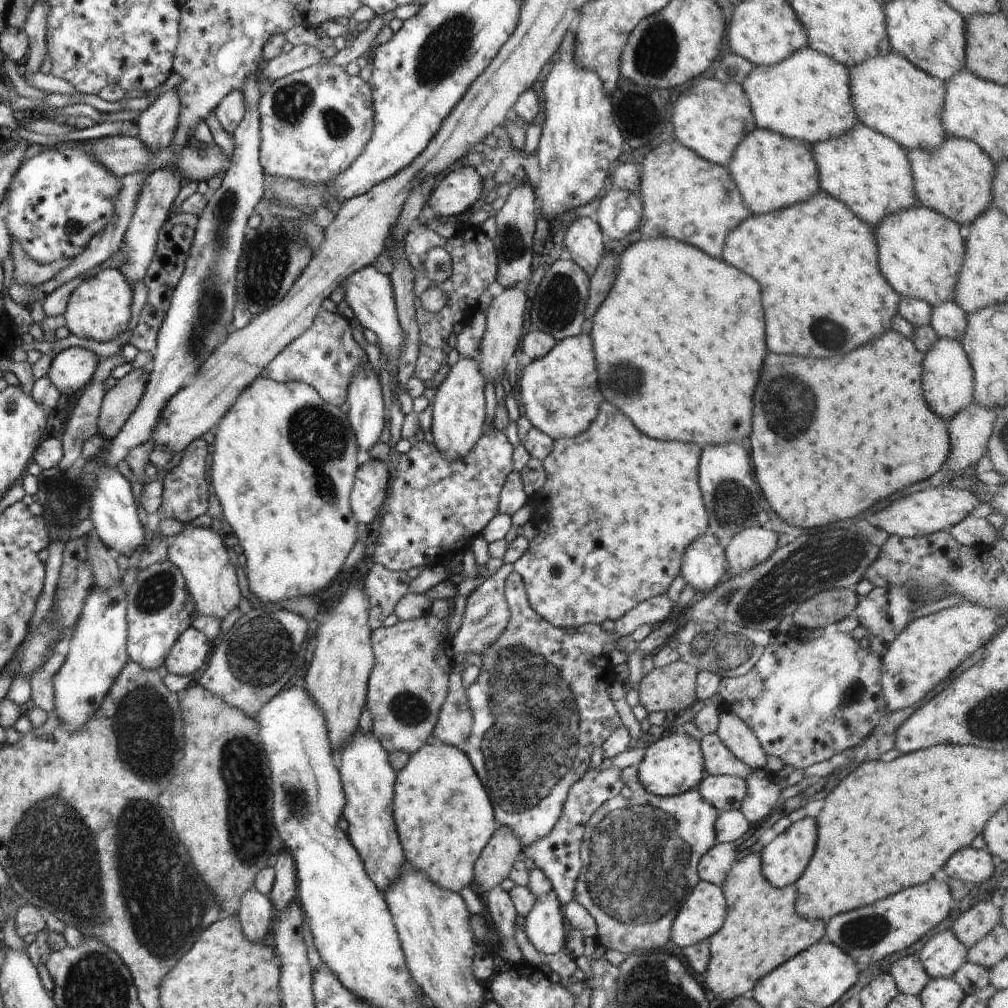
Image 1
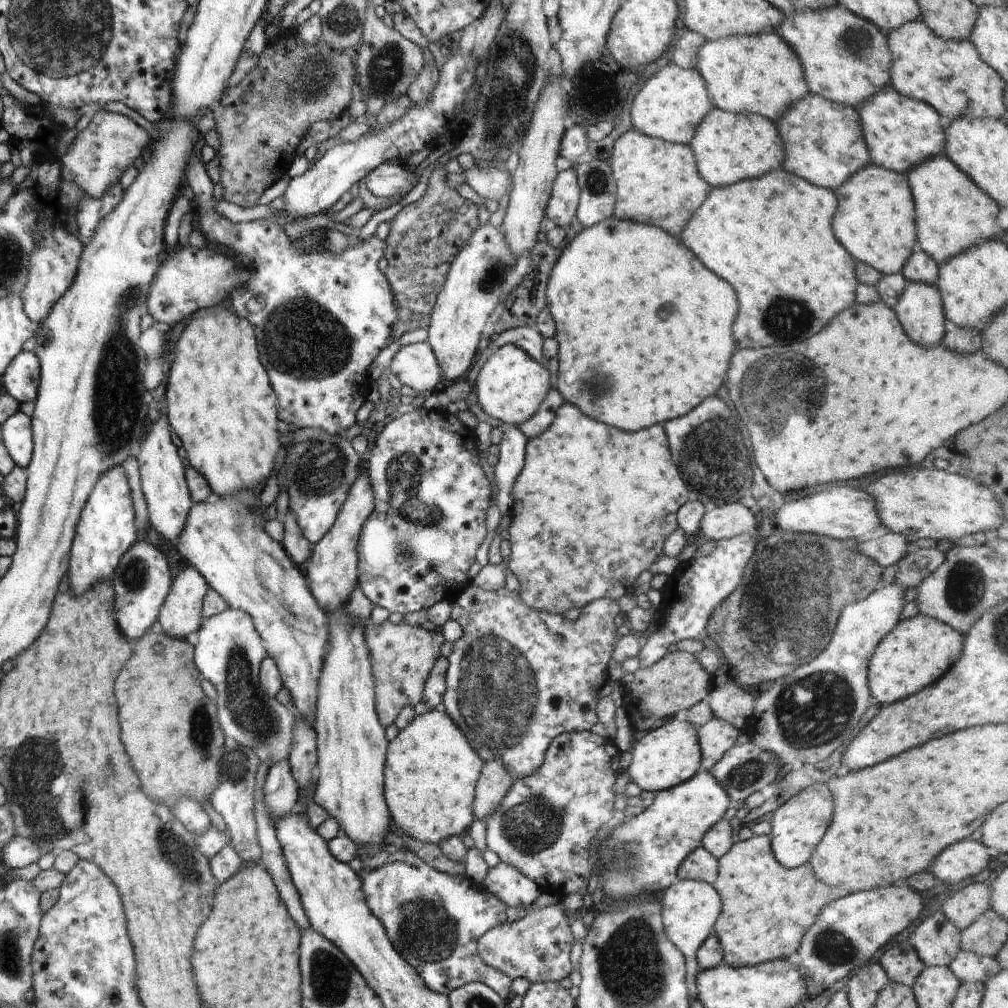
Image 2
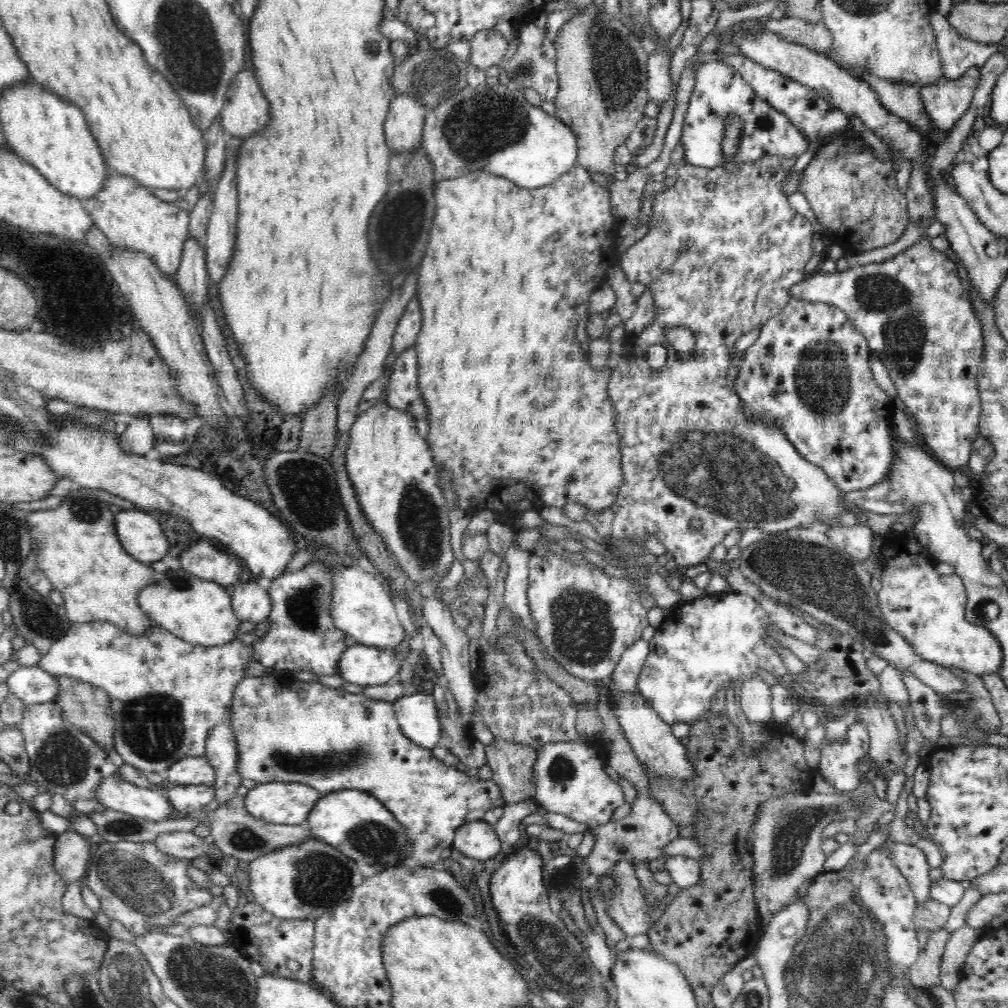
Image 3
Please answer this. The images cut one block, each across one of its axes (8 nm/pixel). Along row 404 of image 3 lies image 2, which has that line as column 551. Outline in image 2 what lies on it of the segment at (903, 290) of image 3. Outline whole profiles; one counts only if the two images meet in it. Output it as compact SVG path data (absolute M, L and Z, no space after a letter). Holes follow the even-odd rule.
M560 903L539 910L530 907L528 914L521 920L512 924L502 923L483 934L477 942L479 957L482 962L505 972L511 979L524 977L531 984L560 982L573 971L570 949L574 939L570 930L570 920L571 917Z

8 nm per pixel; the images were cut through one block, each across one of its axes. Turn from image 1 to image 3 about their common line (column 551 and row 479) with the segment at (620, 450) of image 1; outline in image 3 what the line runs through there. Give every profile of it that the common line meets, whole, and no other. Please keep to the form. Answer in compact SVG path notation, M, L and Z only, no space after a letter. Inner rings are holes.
M578 164L551 184L534 190L518 188L504 176L493 176L488 172L470 172L458 178L436 181L435 218L430 228L426 256L420 264L415 294L423 316L414 346L418 357L418 389L422 391L422 401L428 409L426 421L420 424L420 420L416 420L420 434L430 446L436 470L446 467L446 471L452 473L452 489L458 495L454 509L461 508L467 513L473 506L478 506L479 510L492 510L496 514L494 521L514 527L517 525L514 523L515 517L522 512L516 505L518 500L529 500L533 510L537 511L546 506L556 506L562 510L565 504L580 503L592 513L610 507L616 500L623 483L623 472L620 441L615 428L615 408L607 391L611 375L607 368L598 371L591 367L576 339L576 328L582 317L586 316L590 295L602 287L600 266L604 260L608 262L608 259L617 259L619 256L615 250L619 225L612 215L610 199L610 192L594 182L587 169Z

